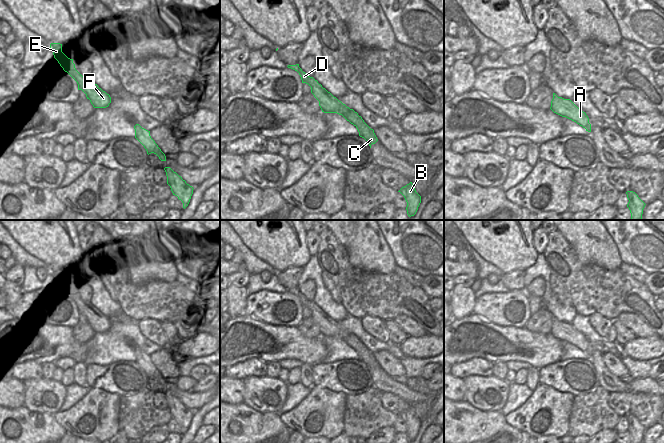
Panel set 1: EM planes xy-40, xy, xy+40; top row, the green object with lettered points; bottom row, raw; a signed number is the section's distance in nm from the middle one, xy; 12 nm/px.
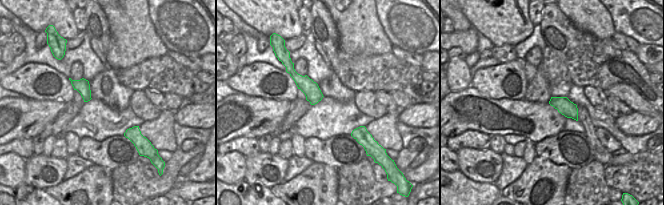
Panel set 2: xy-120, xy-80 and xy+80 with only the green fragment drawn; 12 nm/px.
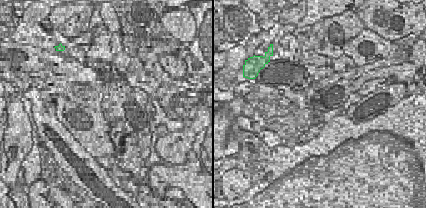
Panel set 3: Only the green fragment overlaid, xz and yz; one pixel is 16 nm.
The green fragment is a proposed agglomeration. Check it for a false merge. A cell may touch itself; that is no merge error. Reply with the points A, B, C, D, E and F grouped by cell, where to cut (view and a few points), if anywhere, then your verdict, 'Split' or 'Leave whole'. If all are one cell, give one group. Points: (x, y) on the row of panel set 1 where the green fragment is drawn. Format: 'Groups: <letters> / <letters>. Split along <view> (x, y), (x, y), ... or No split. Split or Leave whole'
Groups: A B C D E F. No split. Leave whole

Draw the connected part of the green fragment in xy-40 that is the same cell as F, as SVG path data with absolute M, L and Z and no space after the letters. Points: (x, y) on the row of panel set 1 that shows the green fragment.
M51 43L50 48L54 58L60 66L67 72L78 84L78 90L82 90L87 99L90 100L94 108L106 108L111 103L111 97L105 91L98 87L89 76L82 76L75 68L73 59L68 58L62 52L62 44Z

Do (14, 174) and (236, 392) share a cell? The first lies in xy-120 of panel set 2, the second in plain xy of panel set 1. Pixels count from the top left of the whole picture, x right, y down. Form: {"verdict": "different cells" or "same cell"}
{"verdict": "same cell"}

